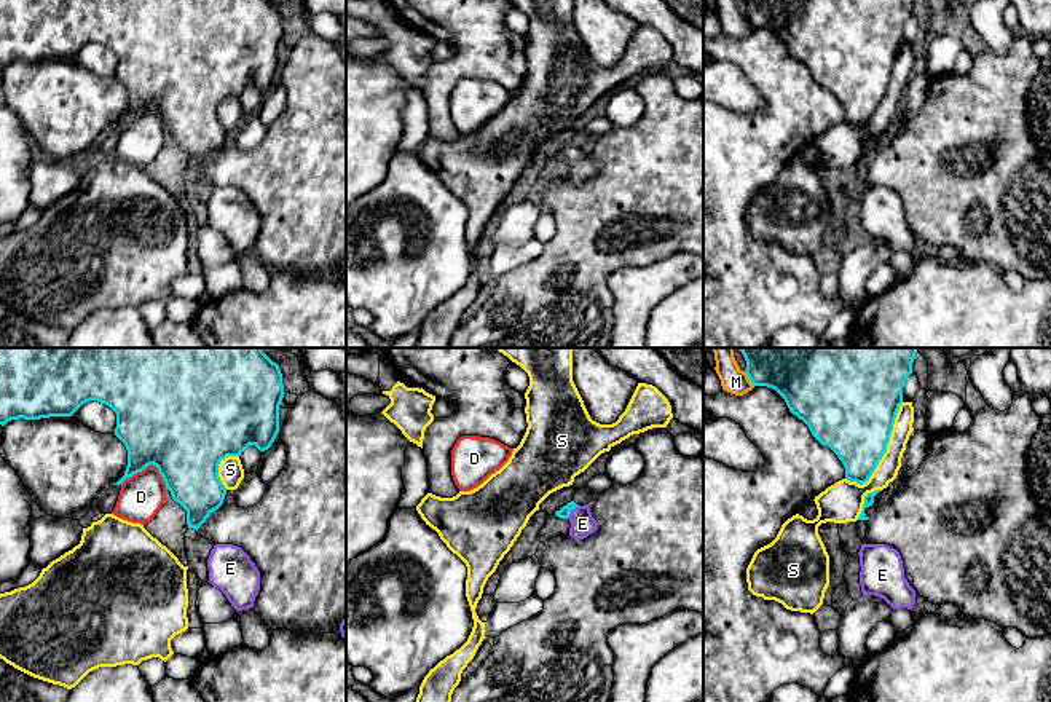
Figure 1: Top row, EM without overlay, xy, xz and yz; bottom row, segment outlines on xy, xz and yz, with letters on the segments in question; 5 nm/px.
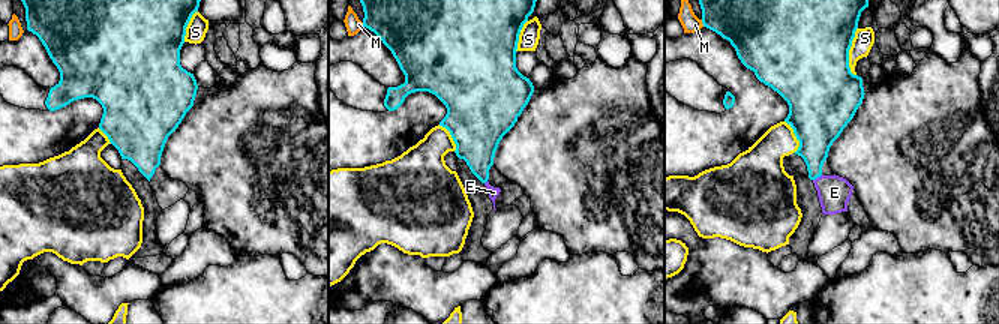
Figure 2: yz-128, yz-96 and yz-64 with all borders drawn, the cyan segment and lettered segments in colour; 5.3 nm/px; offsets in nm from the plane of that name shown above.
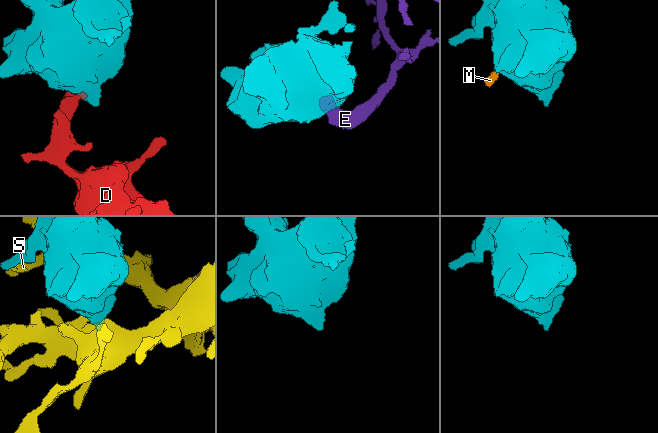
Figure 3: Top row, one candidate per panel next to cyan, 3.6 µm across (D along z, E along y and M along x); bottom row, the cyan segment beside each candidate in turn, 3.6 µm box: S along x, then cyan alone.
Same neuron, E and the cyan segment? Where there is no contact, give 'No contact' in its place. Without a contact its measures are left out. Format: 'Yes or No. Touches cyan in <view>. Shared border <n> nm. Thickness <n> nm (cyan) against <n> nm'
Yes. Touches cyan in xz. Shared border 90 nm. Thickness 60 nm (cyan) against 120 nm

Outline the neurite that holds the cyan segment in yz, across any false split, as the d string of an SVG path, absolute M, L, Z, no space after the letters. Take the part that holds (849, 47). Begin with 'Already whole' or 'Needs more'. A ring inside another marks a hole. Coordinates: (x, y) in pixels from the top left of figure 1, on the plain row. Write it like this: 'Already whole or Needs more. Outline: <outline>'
Already whole. Outline: M745 0L753 29L775 32L812 78L829 89L845 110L845 121L866 126L887 94L903 29L915 0Z

